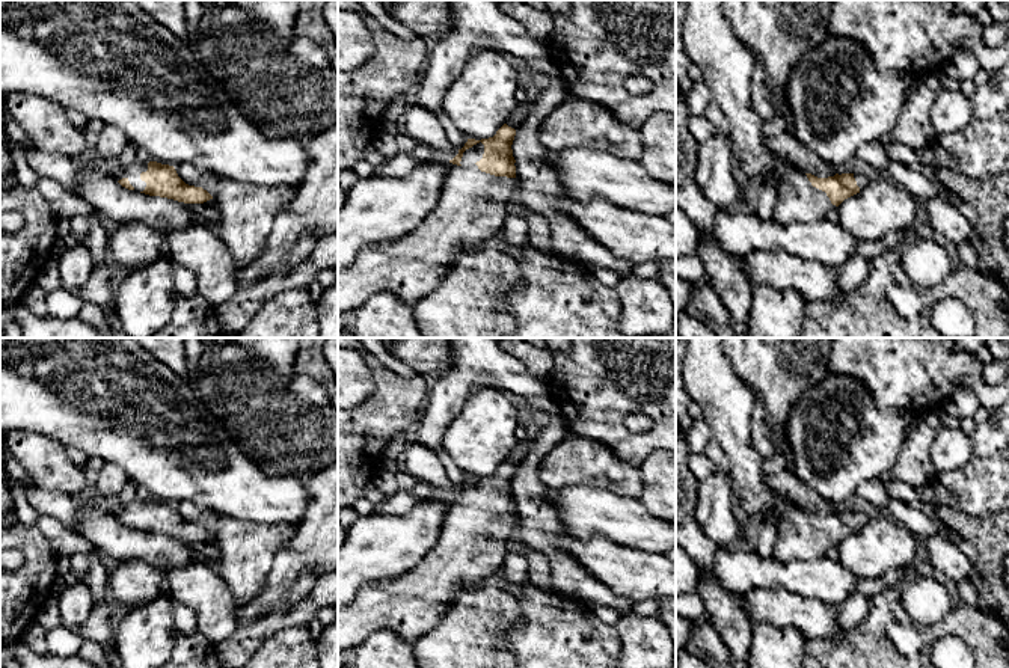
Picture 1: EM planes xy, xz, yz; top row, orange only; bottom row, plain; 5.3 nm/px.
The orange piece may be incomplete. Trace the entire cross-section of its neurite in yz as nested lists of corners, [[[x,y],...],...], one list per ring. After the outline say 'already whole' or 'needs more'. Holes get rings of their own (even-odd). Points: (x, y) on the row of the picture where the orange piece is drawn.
[[[789,167],[777,185],[772,220],[780,225],[822,220],[830,210],[837,210],[845,199],[860,193],[870,181],[872,178],[864,173],[817,178]]]; needs more

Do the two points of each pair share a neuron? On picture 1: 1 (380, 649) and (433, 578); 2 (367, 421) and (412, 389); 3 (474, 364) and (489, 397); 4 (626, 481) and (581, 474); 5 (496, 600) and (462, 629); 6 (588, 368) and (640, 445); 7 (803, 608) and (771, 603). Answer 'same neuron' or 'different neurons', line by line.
1: different neurons
2: same neuron
3: different neurons
4: same neuron
5: same neuron
6: same neuron
7: same neuron

